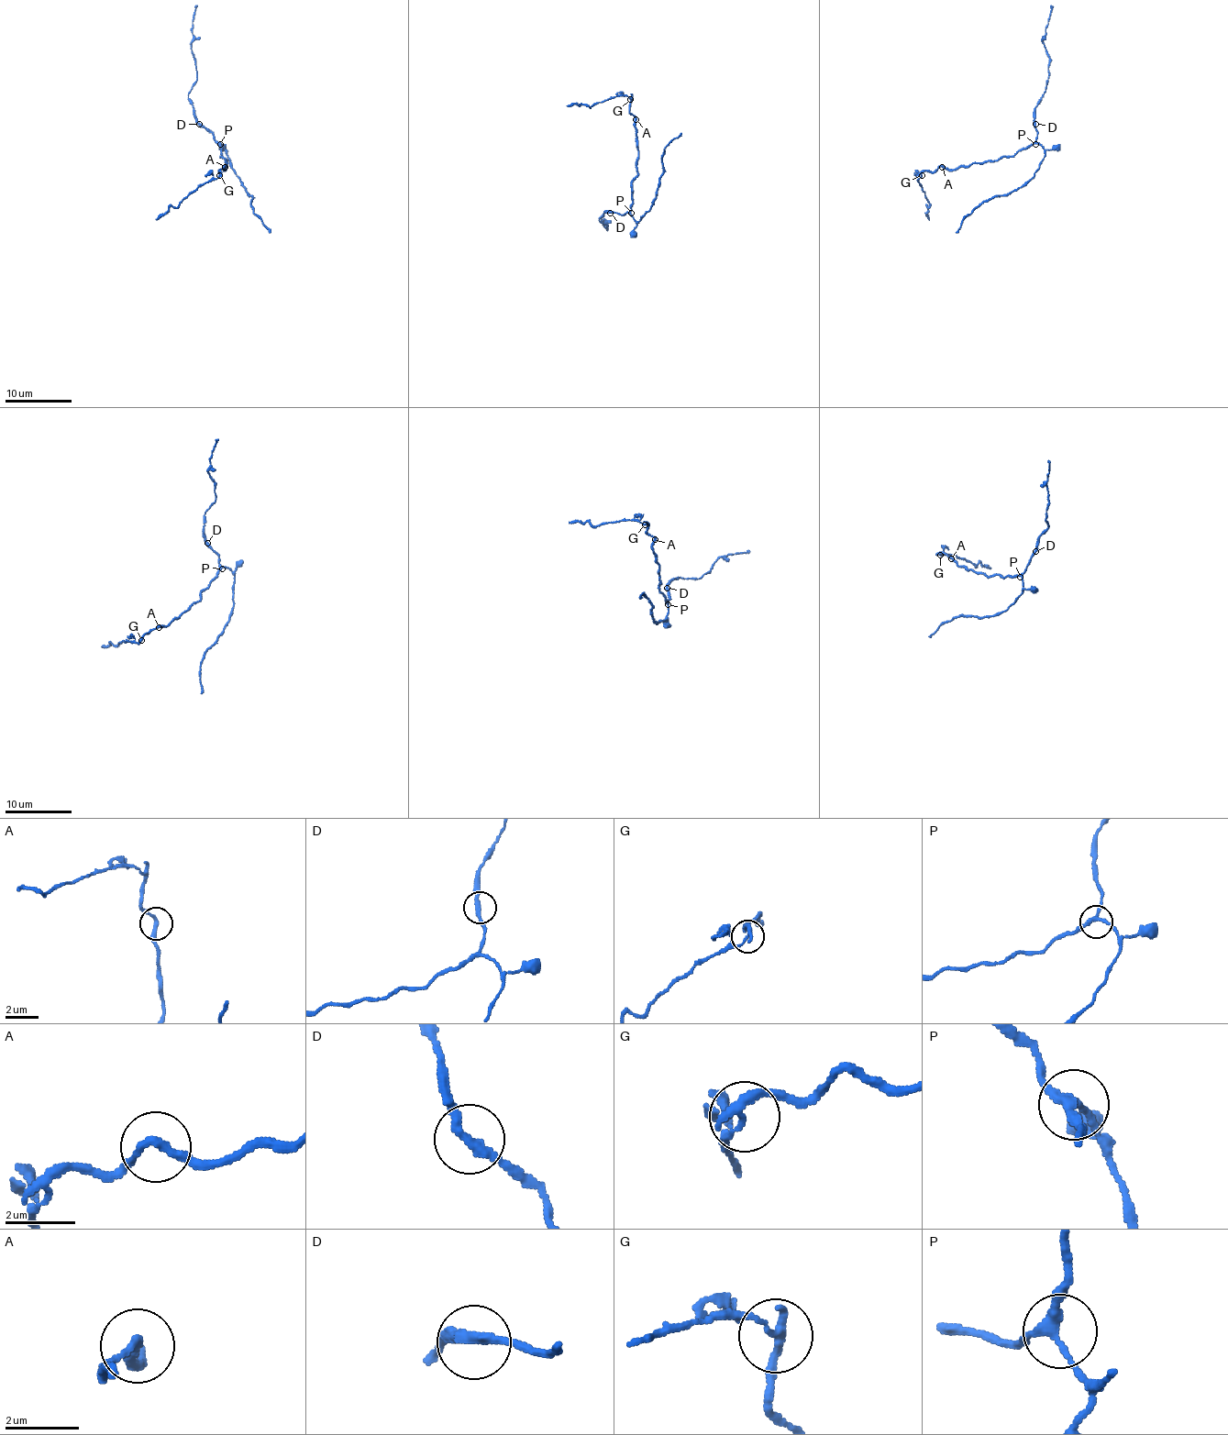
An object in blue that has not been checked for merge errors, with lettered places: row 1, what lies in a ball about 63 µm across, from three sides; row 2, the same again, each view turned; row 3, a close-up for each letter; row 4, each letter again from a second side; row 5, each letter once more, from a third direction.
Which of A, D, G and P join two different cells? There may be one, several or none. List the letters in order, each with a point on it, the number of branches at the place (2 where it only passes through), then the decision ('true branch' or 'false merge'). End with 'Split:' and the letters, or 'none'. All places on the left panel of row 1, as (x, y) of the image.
A: place (225, 167); branches 2; true branch
D: place (199, 124); branches 2; true branch
G: place (219, 175); branches 2; false merge
P: place (220, 144); branches 3; true branch
Split: G

